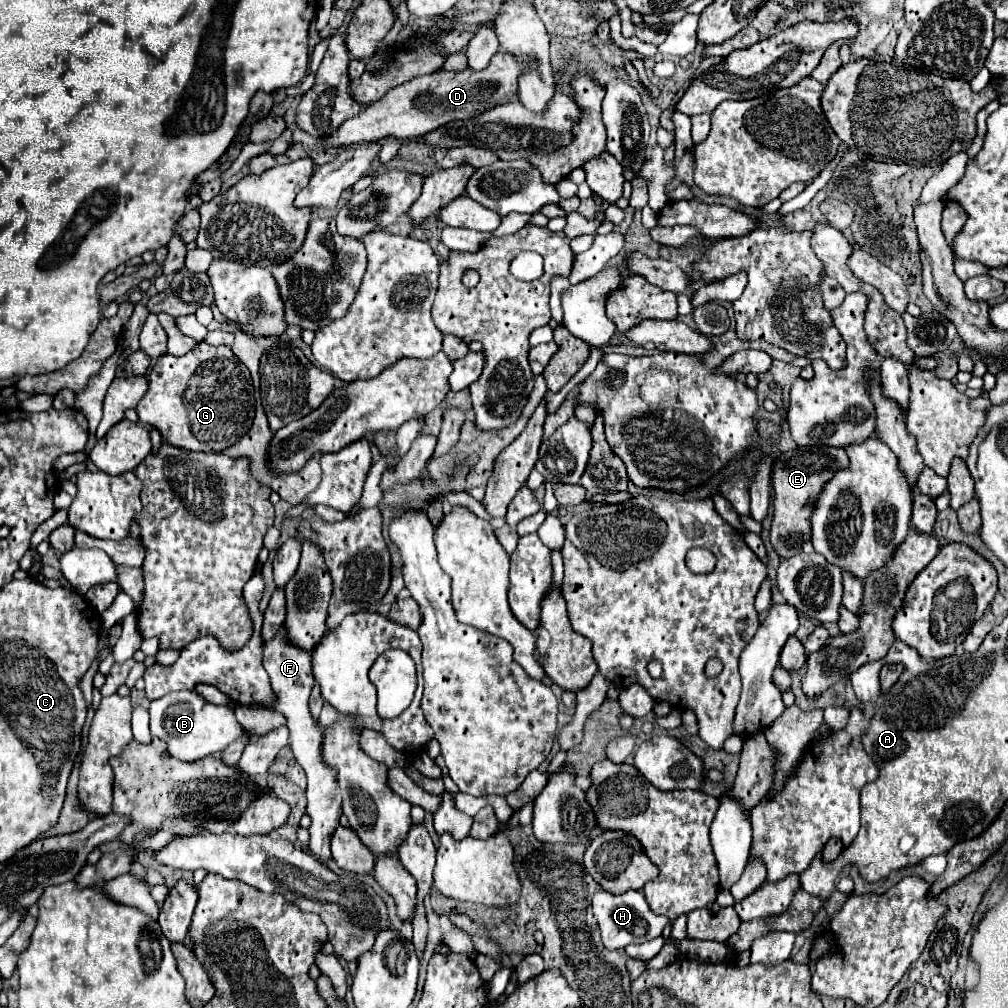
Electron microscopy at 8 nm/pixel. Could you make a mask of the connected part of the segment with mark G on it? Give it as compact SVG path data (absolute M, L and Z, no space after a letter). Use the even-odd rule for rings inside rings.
M197 344L191 352L177 358L171 354L163 354L149 372L149 388L147 394L137 404L139 420L161 432L163 442L189 450L189 452L221 452L235 444L243 434L251 428L251 420L255 416L255 398L249 370L233 356L229 346L209 346Z

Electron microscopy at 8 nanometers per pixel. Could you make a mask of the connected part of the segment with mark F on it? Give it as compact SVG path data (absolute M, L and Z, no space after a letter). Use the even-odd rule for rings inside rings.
M281 628L277 636L269 640L263 648L263 668L269 674L271 690L275 694L275 700L265 708L271 712L281 712L285 716L289 728L289 746L307 774L307 814L311 816L309 852L321 862L327 862L331 858L329 850L331 836L339 826L343 808L341 808L341 788L337 772L323 760L323 730L317 726L317 718L309 712L309 694L315 684L311 670L311 656L305 650L287 644L285 632Z

